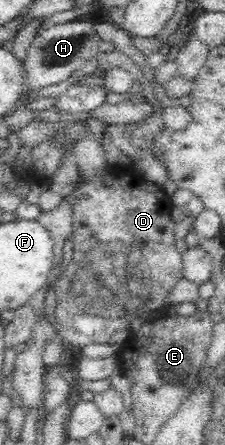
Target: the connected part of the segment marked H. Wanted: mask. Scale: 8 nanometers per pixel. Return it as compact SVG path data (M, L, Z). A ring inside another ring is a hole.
M84 20L66 21L40 29L28 46L26 58L23 61L27 86L32 90L40 91L42 88L66 80L84 62L88 62L101 52L100 42L102 42L102 39L94 28L94 24Z

